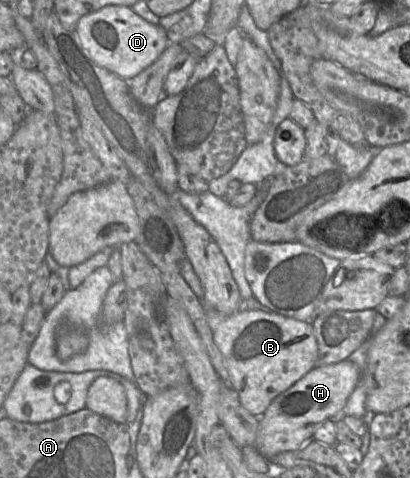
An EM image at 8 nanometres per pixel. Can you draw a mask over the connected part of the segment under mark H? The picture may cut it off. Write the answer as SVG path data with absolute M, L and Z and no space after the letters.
M346 359L339 363L314 367L287 390L275 397L259 417L255 448L266 459L297 450L313 439L314 430L341 411L362 376L361 370Z

